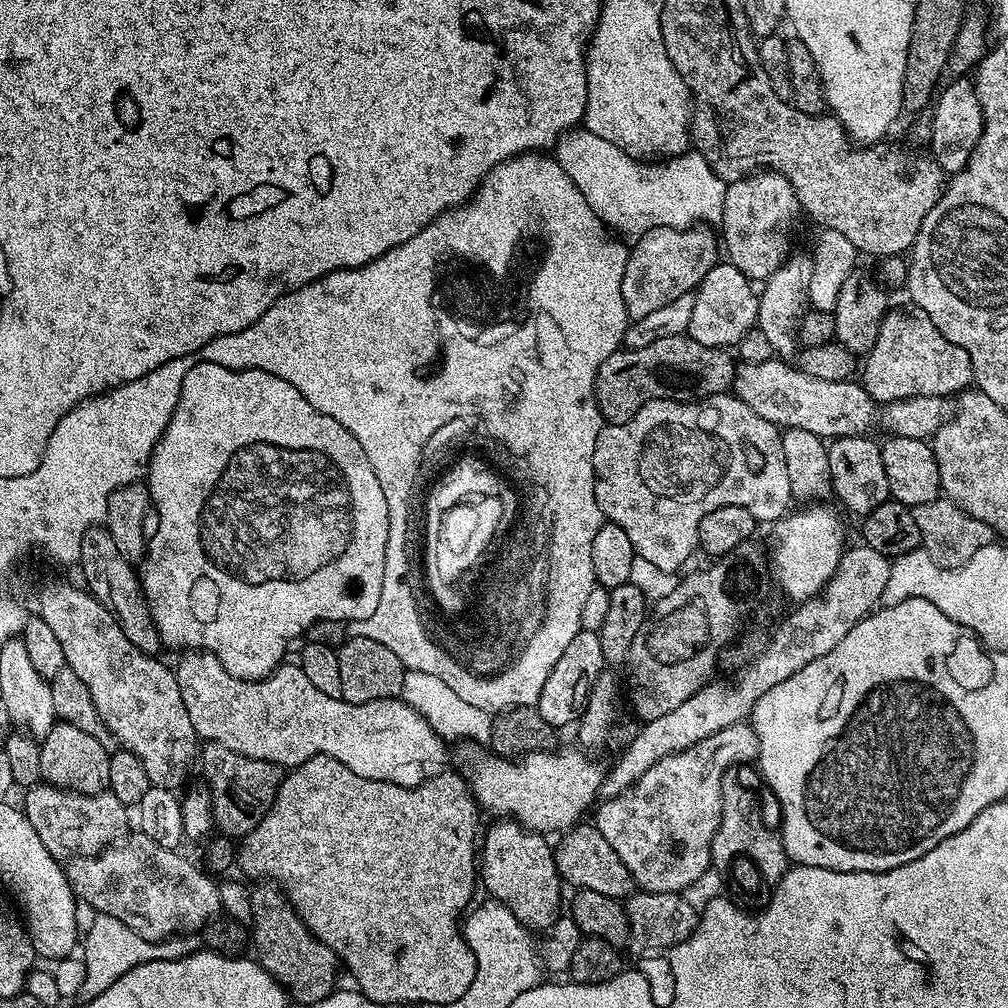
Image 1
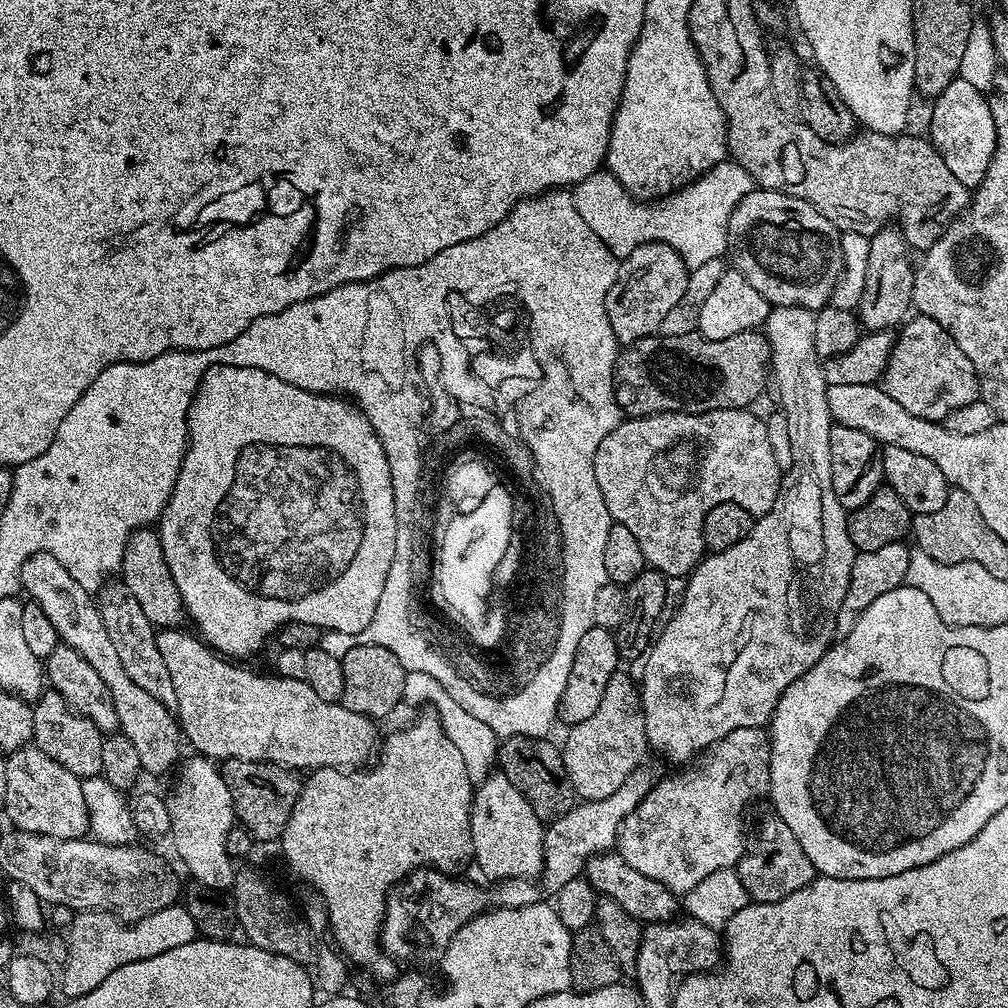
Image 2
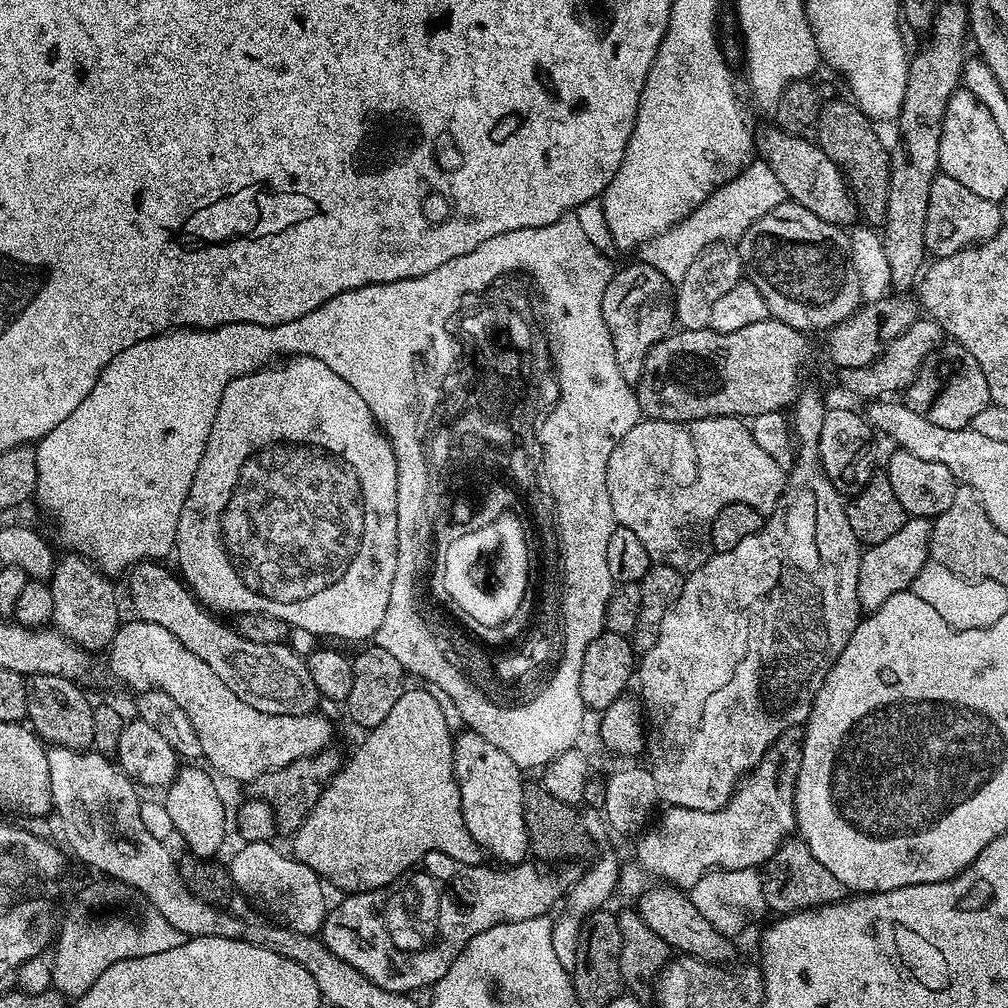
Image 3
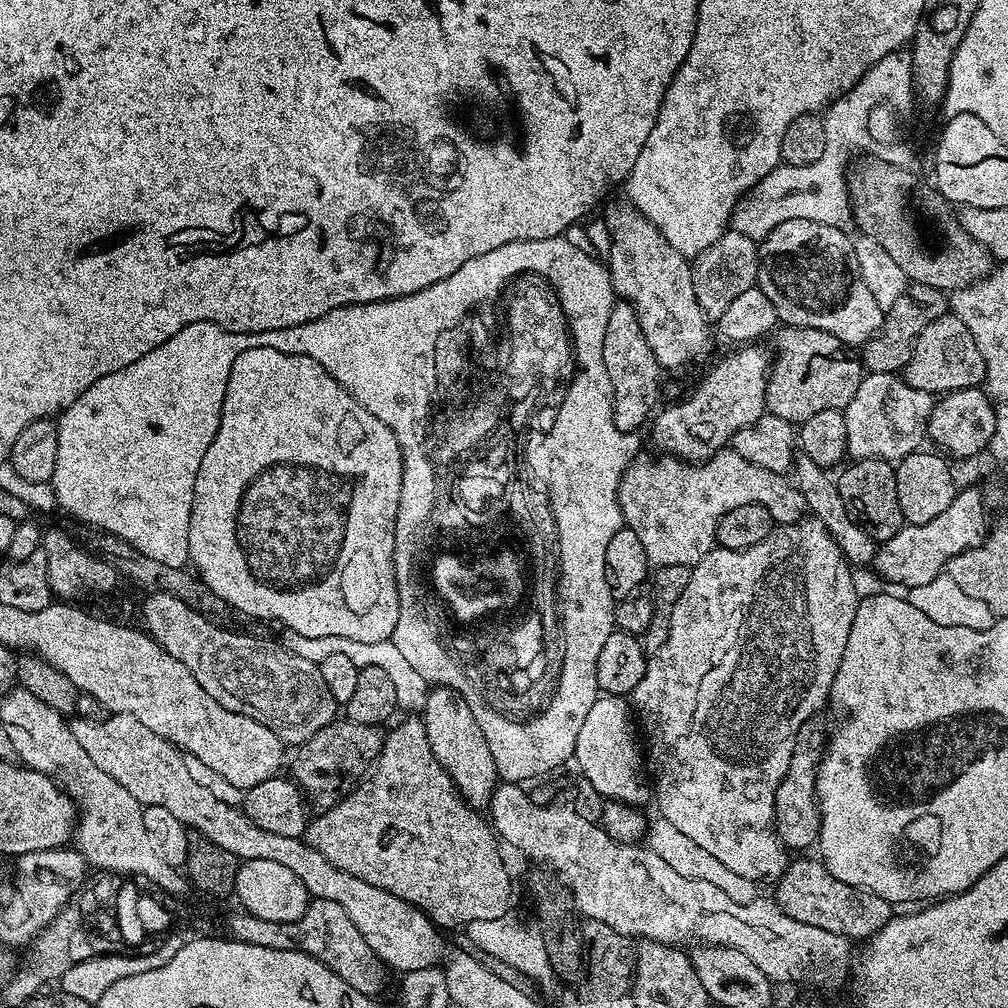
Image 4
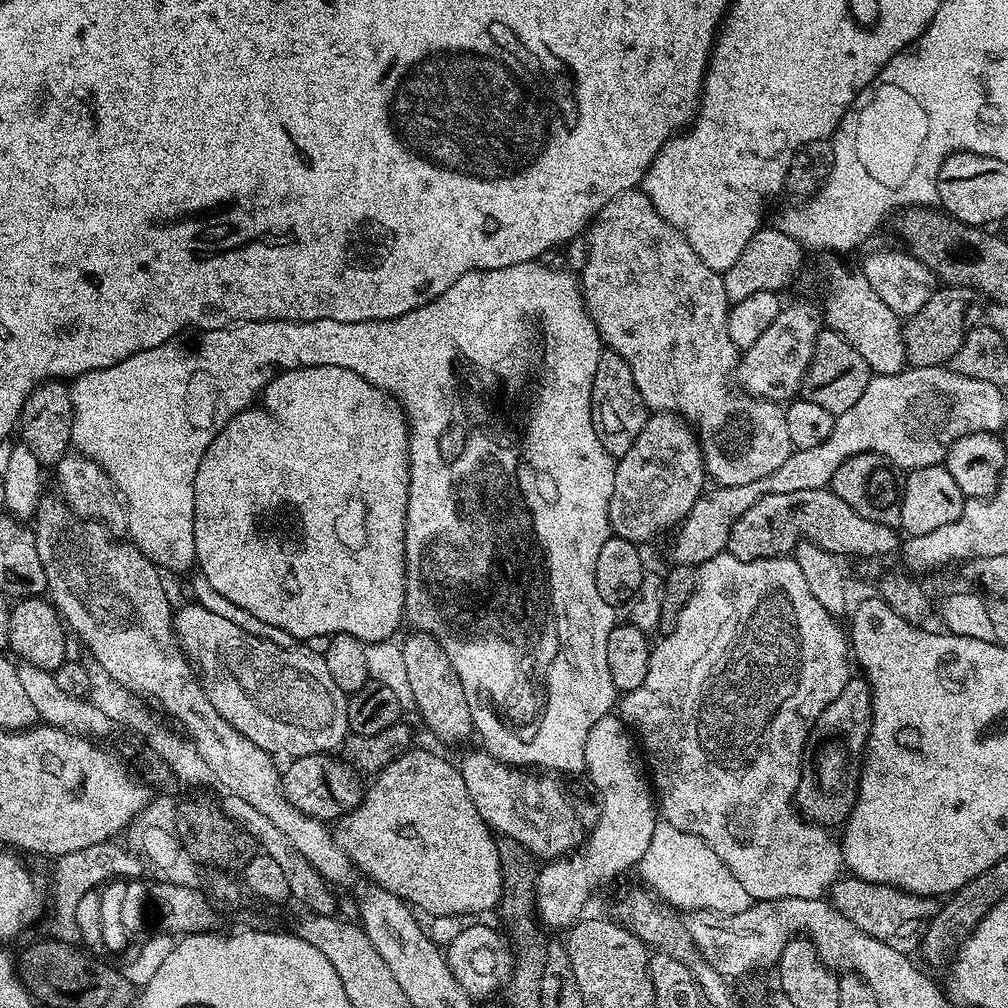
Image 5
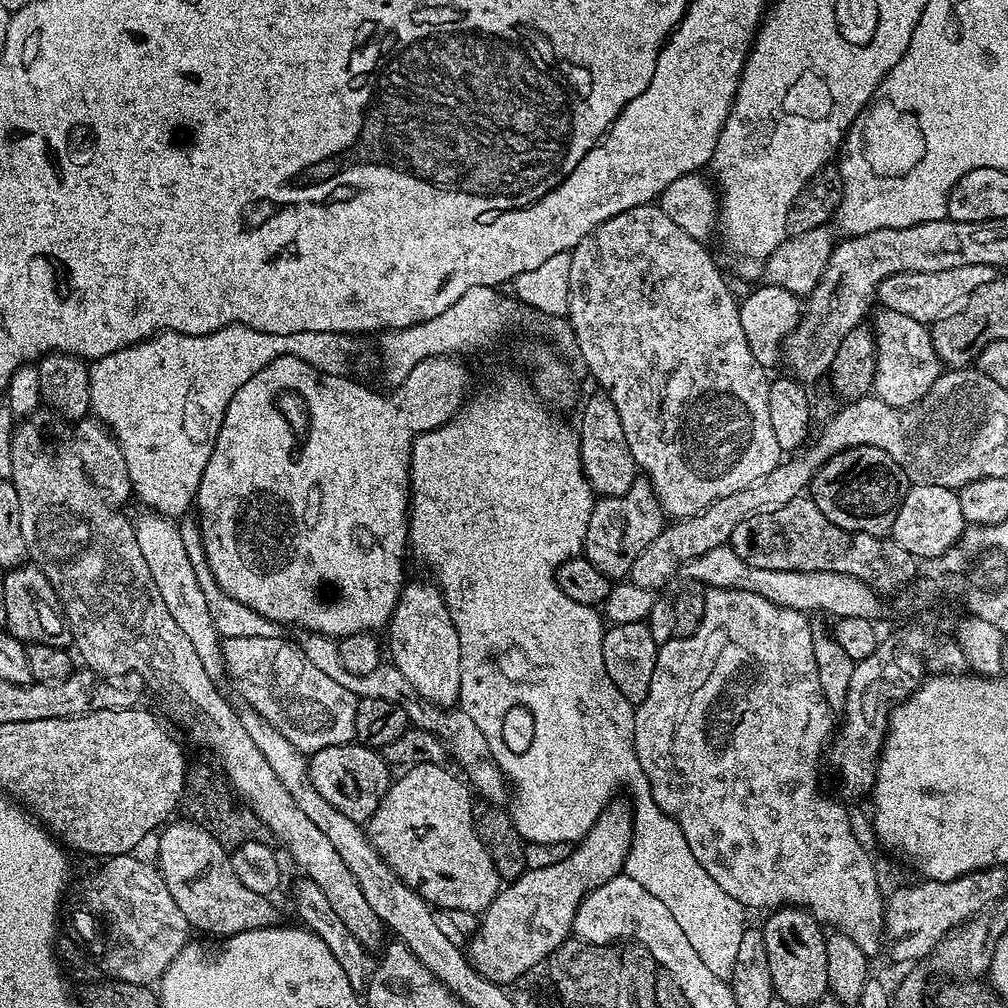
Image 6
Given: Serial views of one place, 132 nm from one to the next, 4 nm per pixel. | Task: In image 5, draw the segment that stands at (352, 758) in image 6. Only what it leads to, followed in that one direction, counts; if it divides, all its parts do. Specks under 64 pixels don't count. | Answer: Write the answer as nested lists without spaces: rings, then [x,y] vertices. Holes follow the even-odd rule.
[[[315,752],[295,757],[292,764],[282,772],[284,793],[290,803],[302,810],[302,814],[310,814],[310,818],[318,818],[325,822],[339,821],[341,816],[352,812],[360,805],[366,791],[366,784],[361,773],[349,766],[343,759],[335,760],[335,755]]]

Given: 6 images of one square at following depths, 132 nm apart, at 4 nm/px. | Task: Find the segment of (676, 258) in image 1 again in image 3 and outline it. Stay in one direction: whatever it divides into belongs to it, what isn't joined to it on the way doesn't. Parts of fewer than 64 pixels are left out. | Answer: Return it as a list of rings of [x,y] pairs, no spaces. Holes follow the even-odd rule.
[[[651,263],[628,264],[624,269],[613,271],[612,280],[602,294],[602,318],[610,330],[610,338],[614,342],[614,354],[618,358],[618,370],[622,370],[622,378],[635,385],[644,373],[646,354],[658,341],[663,340],[674,328],[674,292],[666,277]]]

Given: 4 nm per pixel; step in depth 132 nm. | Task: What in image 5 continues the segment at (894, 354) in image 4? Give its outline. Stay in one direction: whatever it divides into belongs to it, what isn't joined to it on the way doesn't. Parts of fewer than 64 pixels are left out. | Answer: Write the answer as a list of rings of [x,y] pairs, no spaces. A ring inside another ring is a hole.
[[[951,286],[937,287],[936,293],[910,317],[907,317],[904,329],[904,358],[913,368],[925,368],[934,366],[939,368],[947,365],[958,352],[958,346],[962,346],[965,334],[971,328],[977,327],[980,320],[985,319],[985,301],[980,293],[969,288],[953,288]]]

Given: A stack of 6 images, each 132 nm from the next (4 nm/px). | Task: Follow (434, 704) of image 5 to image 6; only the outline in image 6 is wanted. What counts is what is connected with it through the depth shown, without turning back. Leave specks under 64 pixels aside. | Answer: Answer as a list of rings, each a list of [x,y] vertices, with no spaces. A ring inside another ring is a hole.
[[[409,579],[398,598],[398,606],[394,606],[394,614],[388,620],[386,633],[388,632],[388,644],[386,640],[386,652],[390,655],[391,663],[398,670],[402,670],[402,678],[418,690],[422,698],[434,702],[439,708],[453,707],[460,700],[460,687],[462,686],[462,650],[458,642],[458,630],[450,618],[450,610],[444,601],[444,595],[439,587],[431,579]]]

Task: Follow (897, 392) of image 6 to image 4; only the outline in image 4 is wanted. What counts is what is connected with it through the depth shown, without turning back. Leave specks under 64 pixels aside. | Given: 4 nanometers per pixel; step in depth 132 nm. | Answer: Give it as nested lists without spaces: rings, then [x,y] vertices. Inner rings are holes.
[[[790,218],[782,226],[774,226],[766,238],[759,241],[760,265],[756,283],[774,302],[777,321],[794,328],[817,328],[834,334],[843,344],[863,346],[884,324],[885,309],[874,302],[866,282],[862,282],[858,270],[856,245],[853,237],[842,228],[826,226],[826,222],[810,222],[810,218]]]

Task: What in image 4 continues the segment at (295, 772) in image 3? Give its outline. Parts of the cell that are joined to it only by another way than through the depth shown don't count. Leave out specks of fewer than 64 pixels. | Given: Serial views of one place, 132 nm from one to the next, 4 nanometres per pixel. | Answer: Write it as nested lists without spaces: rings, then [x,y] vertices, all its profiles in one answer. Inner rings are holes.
[[[347,718],[332,720],[318,734],[295,749],[291,779],[304,793],[305,801],[313,809],[333,808],[337,800],[348,795],[357,783],[367,777],[370,769],[380,758],[386,732],[381,725],[363,724]]]

